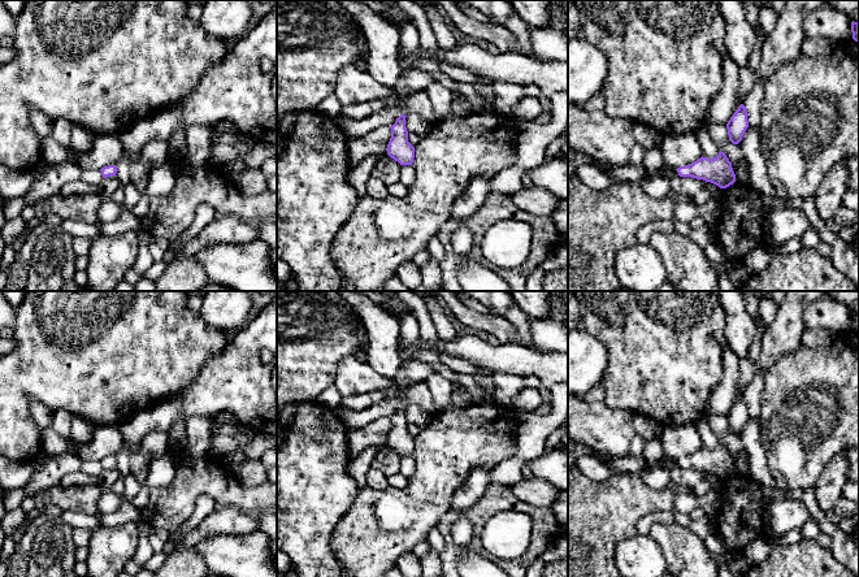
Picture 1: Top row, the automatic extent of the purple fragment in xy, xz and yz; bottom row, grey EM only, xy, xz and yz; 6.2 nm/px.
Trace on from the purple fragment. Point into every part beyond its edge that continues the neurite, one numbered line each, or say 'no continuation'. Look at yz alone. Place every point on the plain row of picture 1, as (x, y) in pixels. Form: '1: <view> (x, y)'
1: yz (630, 465)

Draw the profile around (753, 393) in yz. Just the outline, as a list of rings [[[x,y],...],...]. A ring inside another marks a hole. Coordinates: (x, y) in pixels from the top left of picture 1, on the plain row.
[[[756,370],[750,385],[745,389],[743,396],[747,403],[749,416],[759,420],[760,416],[760,405],[762,405],[762,394],[764,391],[764,378],[767,370]]]

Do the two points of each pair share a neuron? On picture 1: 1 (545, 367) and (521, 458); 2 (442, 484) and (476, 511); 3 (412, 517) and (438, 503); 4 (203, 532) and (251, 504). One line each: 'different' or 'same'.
1: different
2: different
3: same
4: different

